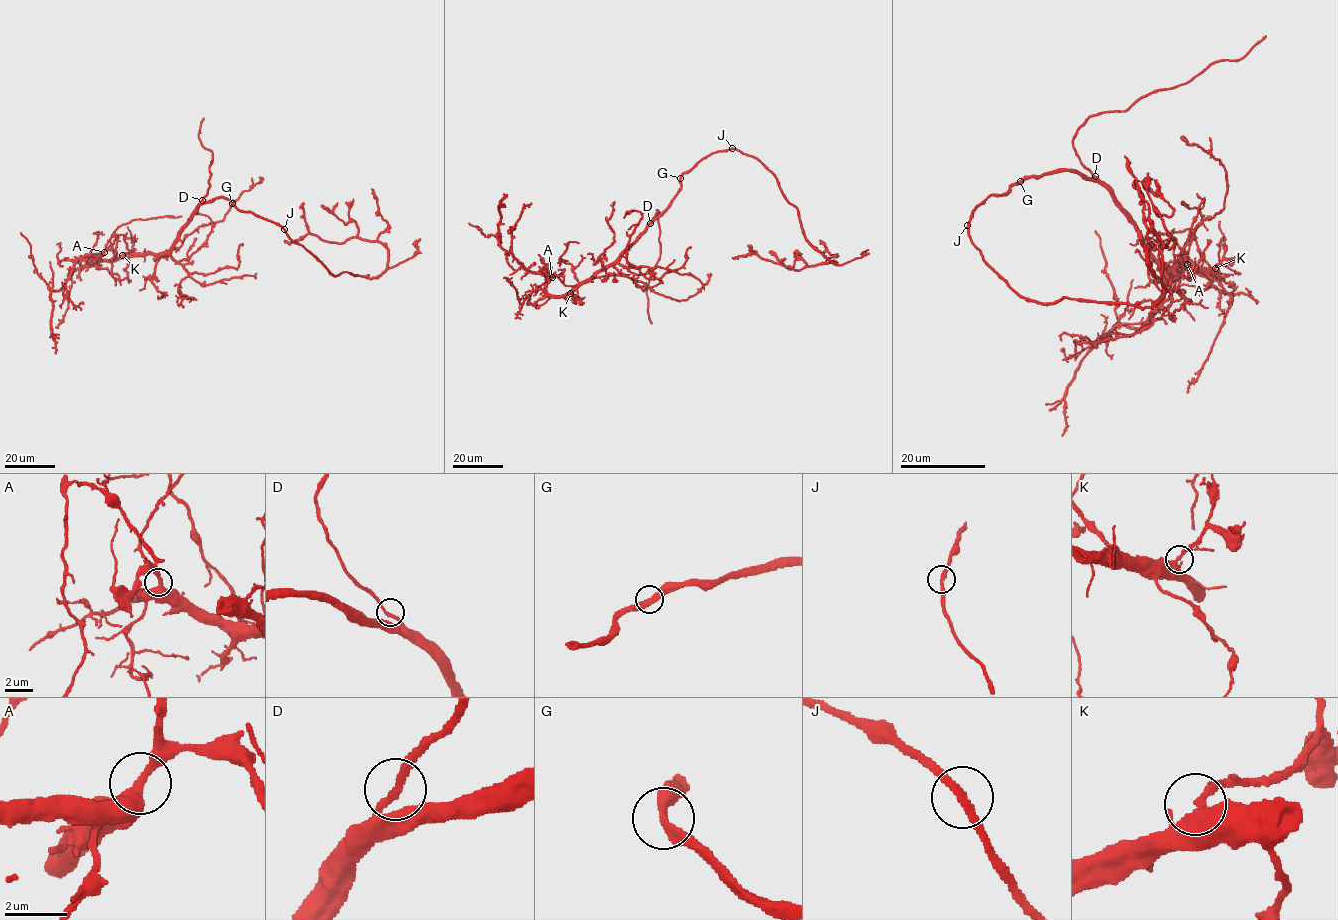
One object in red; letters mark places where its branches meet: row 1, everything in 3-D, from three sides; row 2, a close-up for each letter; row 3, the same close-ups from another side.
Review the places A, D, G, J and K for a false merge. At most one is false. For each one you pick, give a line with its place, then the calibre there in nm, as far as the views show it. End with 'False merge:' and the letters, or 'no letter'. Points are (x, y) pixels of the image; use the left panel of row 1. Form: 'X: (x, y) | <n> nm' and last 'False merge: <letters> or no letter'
False merge: no letter

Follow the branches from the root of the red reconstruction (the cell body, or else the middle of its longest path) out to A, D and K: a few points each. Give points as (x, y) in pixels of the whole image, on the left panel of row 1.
A: (232, 204), (233, 201), (222, 197), (202, 202), (177, 240), (165, 252), (129, 254), (99, 260), (104, 252)
D: (232, 204), (233, 201), (222, 197), (202, 200)
K: (232, 204), (233, 201), (222, 197), (202, 202), (177, 240), (165, 252), (122, 255)

